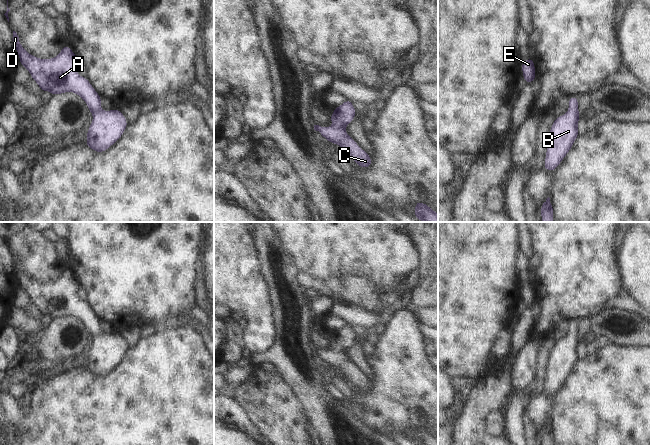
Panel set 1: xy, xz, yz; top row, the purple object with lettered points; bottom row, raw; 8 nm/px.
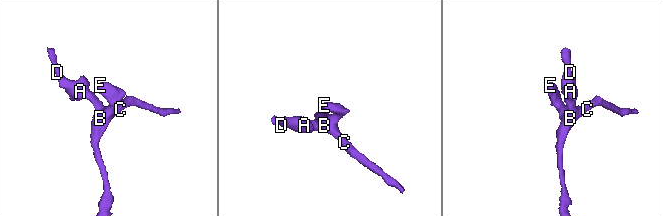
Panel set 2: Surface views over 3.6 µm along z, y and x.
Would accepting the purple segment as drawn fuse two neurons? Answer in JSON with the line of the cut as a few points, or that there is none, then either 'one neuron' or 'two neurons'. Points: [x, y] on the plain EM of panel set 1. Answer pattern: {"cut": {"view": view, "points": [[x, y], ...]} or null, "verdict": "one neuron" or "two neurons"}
{"cut": null, "verdict": "one neuron"}

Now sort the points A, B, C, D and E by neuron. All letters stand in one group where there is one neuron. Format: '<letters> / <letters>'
A B C D E

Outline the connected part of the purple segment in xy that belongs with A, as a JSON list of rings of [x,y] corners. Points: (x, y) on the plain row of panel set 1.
[[[15,255],[13,265],[20,289],[29,295],[42,316],[48,315],[52,319],[73,316],[86,326],[93,339],[85,366],[89,372],[101,377],[120,363],[128,350],[126,342],[119,333],[102,334],[101,320],[87,302],[77,297],[79,285],[69,270],[63,270],[56,281],[42,284],[22,271]]]

